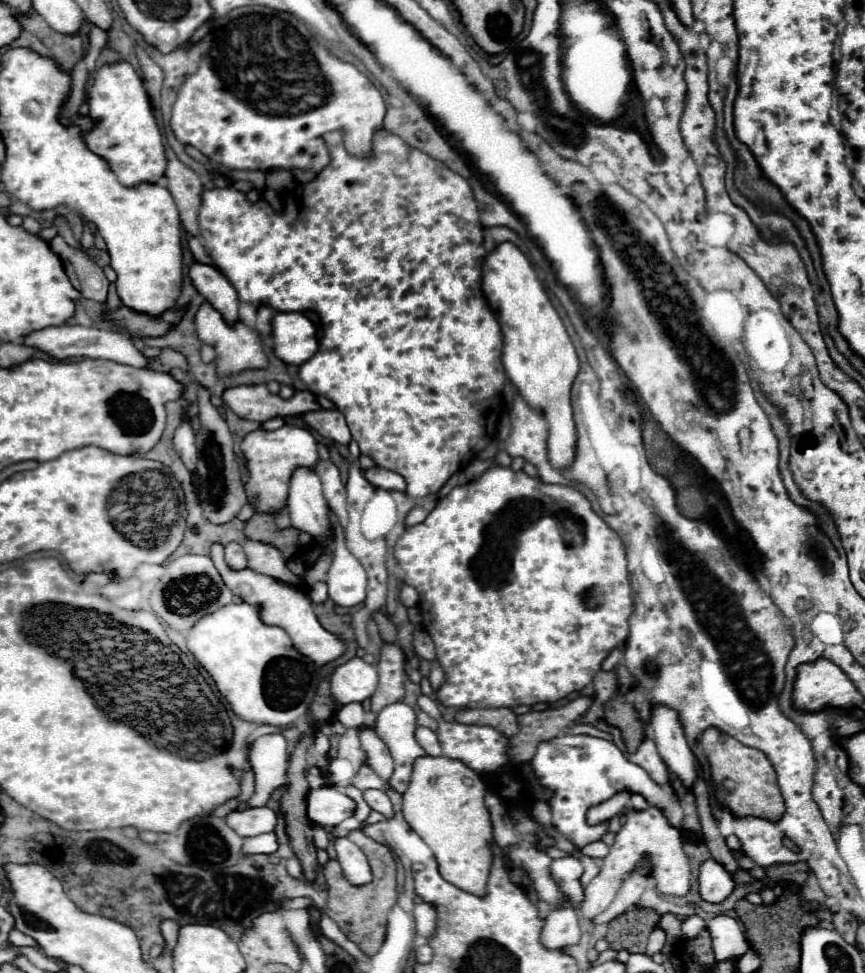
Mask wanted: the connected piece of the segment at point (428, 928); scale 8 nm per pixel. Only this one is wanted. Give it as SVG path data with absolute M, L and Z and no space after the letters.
M422 902L422 904L416 904L414 908L414 920L416 920L416 934L420 934L422 938L430 938L434 936L434 930L436 930L436 910L434 906Z

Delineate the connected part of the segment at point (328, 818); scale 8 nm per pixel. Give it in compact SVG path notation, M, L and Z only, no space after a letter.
M332 786L312 788L310 794L306 794L306 812L312 826L332 828L340 824L344 818L352 816L354 808L354 800L350 800Z

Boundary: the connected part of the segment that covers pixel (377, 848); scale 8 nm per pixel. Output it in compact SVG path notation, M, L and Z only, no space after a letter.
M354 830L348 836L354 836L354 844L362 852L368 852L368 862L370 862L374 878L366 886L354 886L354 884L346 882L338 860L330 860L326 866L320 868L320 872L324 872L324 876L328 880L328 904L322 912L328 914L344 930L344 934L360 946L360 950L364 954L372 956L374 952L378 952L378 948L384 942L388 912L396 904L396 862L392 858L392 852L388 850L388 846L378 844L376 840L368 838L360 830Z

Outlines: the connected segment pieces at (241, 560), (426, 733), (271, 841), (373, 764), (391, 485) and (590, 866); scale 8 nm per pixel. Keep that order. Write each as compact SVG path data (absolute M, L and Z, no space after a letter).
M228 544L226 548L224 548L224 558L226 558L226 564L228 566L234 566L234 570L244 570L244 568L248 568L248 562L246 562L246 554L244 554L244 550L242 550L242 546L240 544Z
M418 726L416 728L416 740L426 750L428 756L442 756L442 750L440 750L440 744L438 744L438 736L430 728Z
M272 832L268 834L260 834L260 836L254 836L254 838L246 838L244 840L244 852L246 854L270 854L278 848L276 844L276 836Z
M366 726L360 730L360 744L362 744L362 750L366 752L366 764L384 782L388 782L388 778L392 776L392 770L394 770L394 760L390 758L390 752L386 750L386 744L382 742L382 738L378 738L374 728Z
M374 466L374 468L364 470L364 474L366 474L366 480L376 488L384 488L384 490L404 490L406 488L404 478L390 470Z
M580 856L580 860L582 860L582 866L584 866L584 874L582 874L582 886L586 886L596 874L598 874L598 866L594 864L594 860L592 858L588 858L588 856Z

